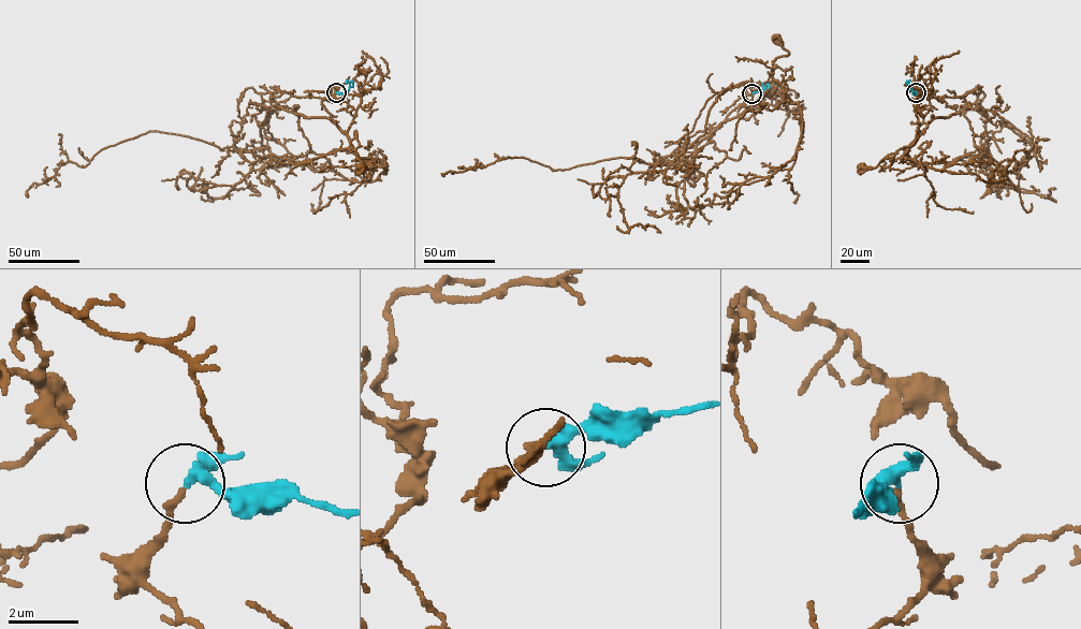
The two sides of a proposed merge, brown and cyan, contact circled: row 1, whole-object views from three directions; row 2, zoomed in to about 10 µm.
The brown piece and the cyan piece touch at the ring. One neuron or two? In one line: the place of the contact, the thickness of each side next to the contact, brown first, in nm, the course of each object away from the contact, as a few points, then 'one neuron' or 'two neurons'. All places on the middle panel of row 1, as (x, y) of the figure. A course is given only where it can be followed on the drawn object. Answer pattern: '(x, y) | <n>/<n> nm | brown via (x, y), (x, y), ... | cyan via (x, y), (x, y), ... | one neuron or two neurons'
(751, 93) | 200/300 nm | brown via (751, 93), (770, 94), (763, 97), (767, 86), (771, 94), (776, 87), (773, 62), (788, 53), (775, 38) | cyan via (751, 93), (768, 88), (765, 84) | one neuron

